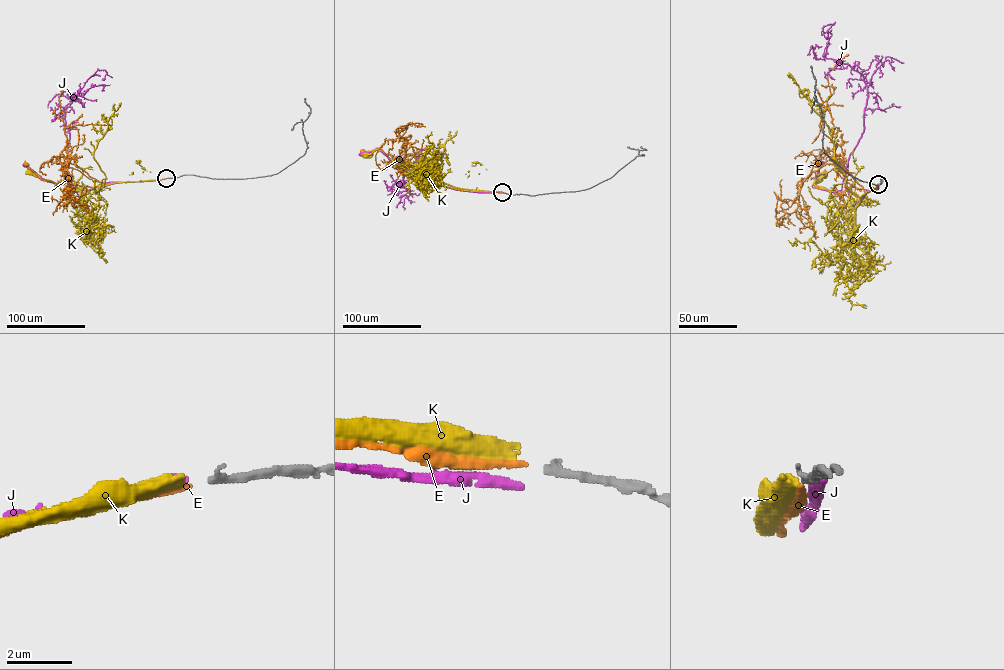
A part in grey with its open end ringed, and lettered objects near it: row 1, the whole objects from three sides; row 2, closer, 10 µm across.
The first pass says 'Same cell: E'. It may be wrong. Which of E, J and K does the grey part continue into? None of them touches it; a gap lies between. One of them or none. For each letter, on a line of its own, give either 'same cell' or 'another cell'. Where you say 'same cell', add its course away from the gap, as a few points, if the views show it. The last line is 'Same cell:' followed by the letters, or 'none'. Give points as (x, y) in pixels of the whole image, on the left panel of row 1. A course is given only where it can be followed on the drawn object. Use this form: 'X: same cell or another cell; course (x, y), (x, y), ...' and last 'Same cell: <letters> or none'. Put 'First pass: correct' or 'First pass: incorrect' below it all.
E: same cell; course (166, 178), (92, 187), (65, 181), (56, 184), (41, 180), (26, 164)
J: another cell
K: another cell
Same cell: E
First pass: correct

